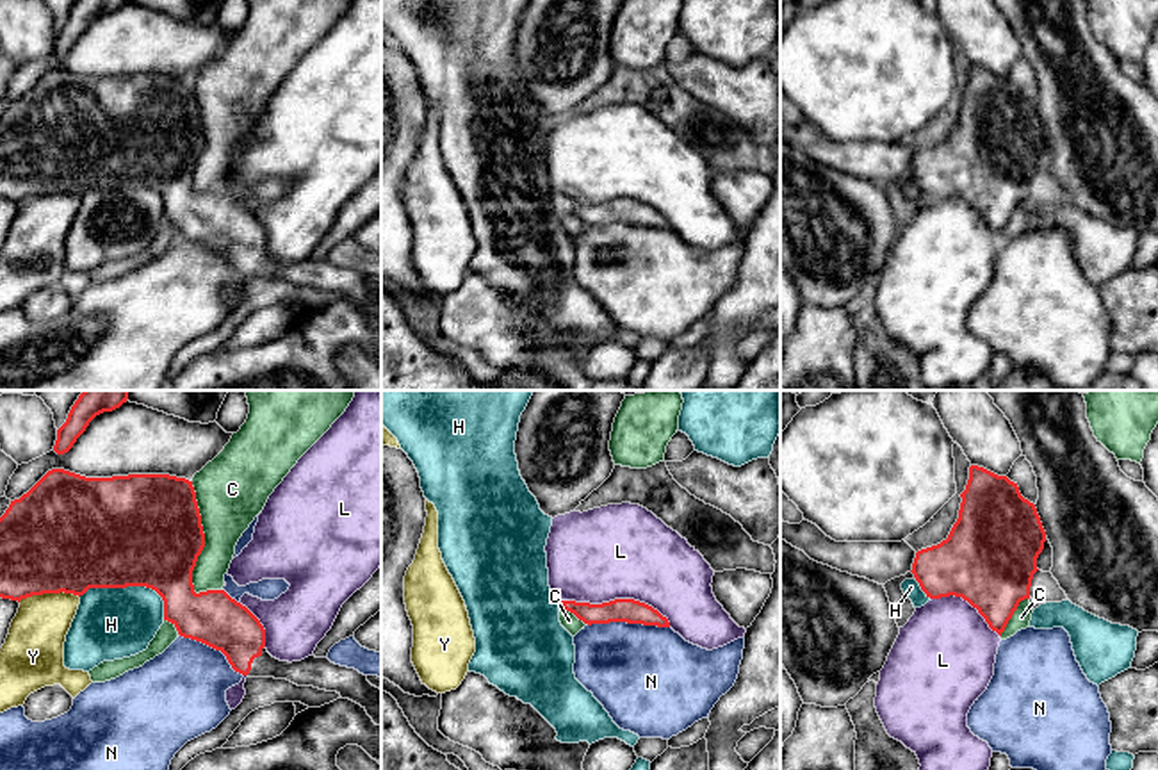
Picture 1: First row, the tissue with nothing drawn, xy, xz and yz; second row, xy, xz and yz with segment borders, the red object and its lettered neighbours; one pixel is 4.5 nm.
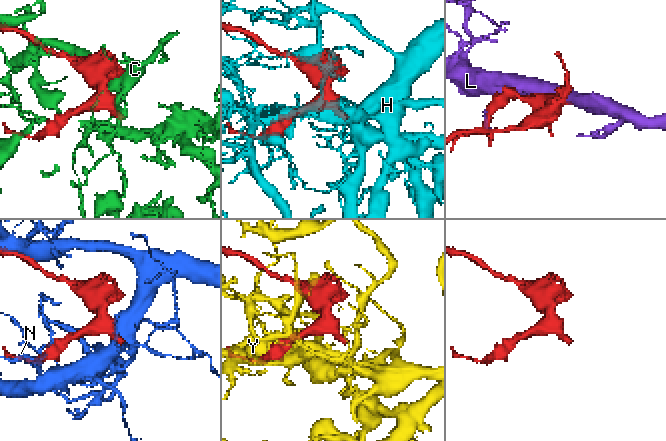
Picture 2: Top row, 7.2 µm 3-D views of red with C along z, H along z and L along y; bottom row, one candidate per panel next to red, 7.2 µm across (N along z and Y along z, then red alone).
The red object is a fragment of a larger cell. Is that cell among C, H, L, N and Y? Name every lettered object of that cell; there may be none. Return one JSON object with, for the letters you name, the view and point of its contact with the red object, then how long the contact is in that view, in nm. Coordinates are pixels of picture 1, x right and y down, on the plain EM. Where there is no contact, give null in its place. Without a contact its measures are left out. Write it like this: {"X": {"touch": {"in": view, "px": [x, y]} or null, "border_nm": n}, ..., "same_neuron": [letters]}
{"same_neuron": []}

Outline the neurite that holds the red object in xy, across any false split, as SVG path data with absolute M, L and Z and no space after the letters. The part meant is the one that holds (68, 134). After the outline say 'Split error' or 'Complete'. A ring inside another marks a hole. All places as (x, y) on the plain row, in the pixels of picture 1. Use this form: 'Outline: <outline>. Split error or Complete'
Outline: M52 70L48 71L27 94L20 100L11 102L5 114L0 118L0 198L11 201L21 201L32 196L43 194L73 194L84 196L89 189L126 189L126 187L146 187L155 191L164 201L164 221L171 223L178 235L183 239L191 239L201 242L216 251L221 251L232 269L248 278L274 278L274 280L287 280L298 287L314 287L326 292L337 292L342 299L349 299L360 305L367 315L372 319L376 326L381 326L381 291L372 287L367 282L367 276L360 274L355 269L340 267L331 264L328 258L315 258L308 257L301 262L280 262L273 258L265 250L265 230L260 221L241 203L232 200L224 191L207 191L207 192L194 192L192 185L192 171L196 168L198 157L205 148L205 134L201 127L201 116L196 102L196 93L192 82L185 78L176 78L169 75L128 75L128 77L112 77L112 78L86 78L64 70Z. Split error

